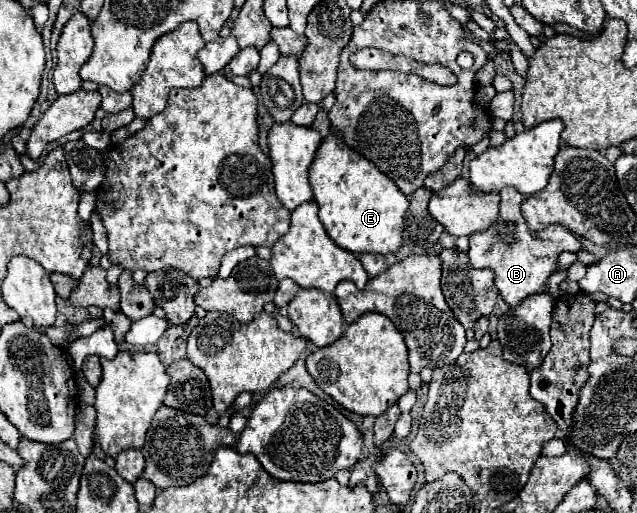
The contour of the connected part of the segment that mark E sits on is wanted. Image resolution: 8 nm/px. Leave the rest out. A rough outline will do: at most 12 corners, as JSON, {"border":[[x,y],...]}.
{"border":[[340,136],[310,184],[328,236],[352,254],[394,254],[408,198]]}

